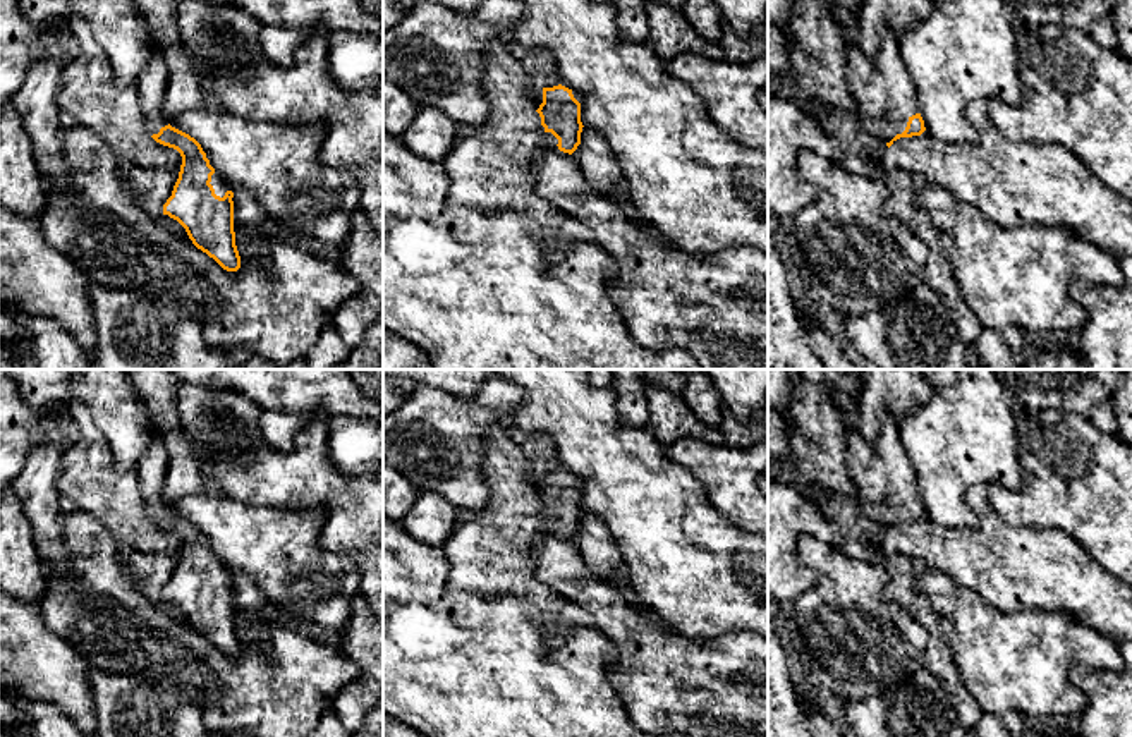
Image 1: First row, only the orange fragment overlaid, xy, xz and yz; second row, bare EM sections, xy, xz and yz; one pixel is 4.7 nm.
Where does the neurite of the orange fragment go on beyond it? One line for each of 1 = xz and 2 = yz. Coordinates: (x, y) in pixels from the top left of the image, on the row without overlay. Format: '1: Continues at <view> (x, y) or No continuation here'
1: Continues at xz (538, 480)
2: Continues at yz (885, 480)

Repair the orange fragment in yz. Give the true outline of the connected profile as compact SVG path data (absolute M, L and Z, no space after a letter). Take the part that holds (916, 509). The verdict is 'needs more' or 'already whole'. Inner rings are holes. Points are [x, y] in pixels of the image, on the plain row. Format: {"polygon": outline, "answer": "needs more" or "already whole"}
{"polygon": "M886 416L879 436L869 442L859 433L857 419L850 417L843 433L845 462L861 495L864 521L888 533L900 522L921 521L926 512L898 438L898 423Z", "answer": "needs more"}

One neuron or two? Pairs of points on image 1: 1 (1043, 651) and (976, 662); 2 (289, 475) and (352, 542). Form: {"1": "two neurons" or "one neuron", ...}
{"1": "one neuron", "2": "one neuron"}

